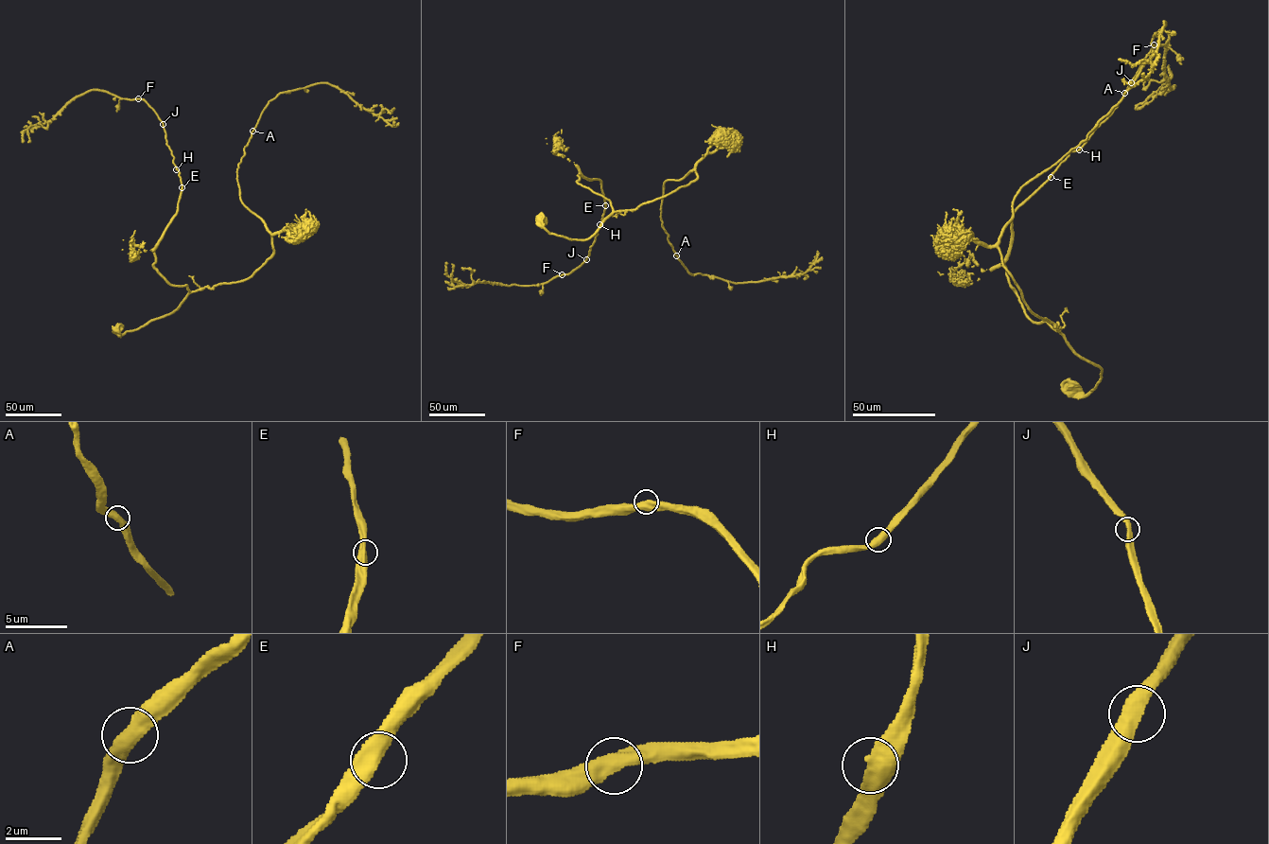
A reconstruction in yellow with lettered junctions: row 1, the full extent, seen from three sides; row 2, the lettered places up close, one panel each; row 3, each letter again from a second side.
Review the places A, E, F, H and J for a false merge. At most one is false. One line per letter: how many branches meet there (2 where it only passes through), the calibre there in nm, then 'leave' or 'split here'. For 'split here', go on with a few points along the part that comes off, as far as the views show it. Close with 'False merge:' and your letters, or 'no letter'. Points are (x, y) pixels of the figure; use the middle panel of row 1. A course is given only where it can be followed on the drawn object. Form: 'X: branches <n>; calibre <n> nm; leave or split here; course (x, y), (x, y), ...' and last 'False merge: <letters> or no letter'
A: branches 2; calibre 480 nm; leave
E: branches 2; calibre 550 nm; leave
F: branches 2; calibre 550 nm; leave
H: branches 2; calibre 500 nm; leave
J: branches 2; calibre 500 nm; leave
False merge: no letter

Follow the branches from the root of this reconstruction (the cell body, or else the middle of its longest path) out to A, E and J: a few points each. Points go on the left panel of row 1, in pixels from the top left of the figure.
A: (115, 328), (139, 328), (191, 292), (242, 281), (270, 255), (270, 232), (241, 201), (237, 181), (252, 131)
E: (115, 328), (122, 335), (165, 316), (189, 292), (153, 265), (182, 187)
J: (115, 328), (122, 335), (165, 316), (189, 292), (153, 265), (182, 188), (163, 124)

